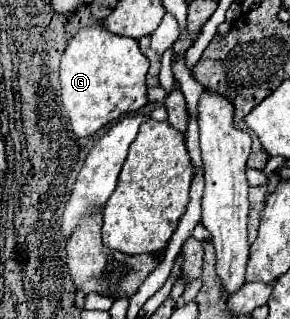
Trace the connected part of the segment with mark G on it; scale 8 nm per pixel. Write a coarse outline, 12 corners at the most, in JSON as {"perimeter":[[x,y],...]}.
{"perimeter":[[80,30],[60,62],[72,132],[136,112],[148,58],[134,38]]}

